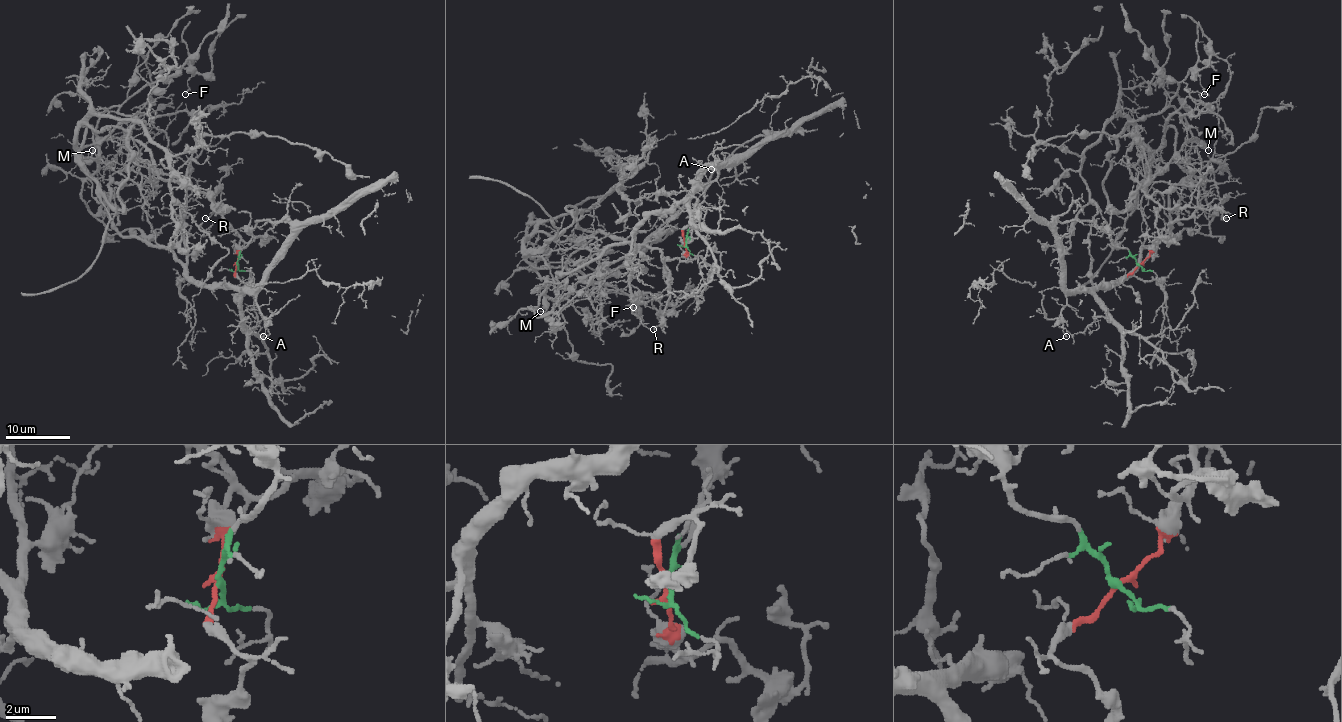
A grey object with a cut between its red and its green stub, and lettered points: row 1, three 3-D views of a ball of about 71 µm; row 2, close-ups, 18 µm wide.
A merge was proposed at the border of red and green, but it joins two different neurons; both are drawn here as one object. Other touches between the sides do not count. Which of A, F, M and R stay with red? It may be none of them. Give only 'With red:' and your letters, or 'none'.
With red: F, M, R

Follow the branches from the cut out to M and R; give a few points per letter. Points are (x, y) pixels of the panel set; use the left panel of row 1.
M: (238, 263), (238, 233), (209, 196), (188, 189), (170, 175), (156, 173), (117, 138), (101, 139), (91, 151)
R: (238, 263), (240, 236), (216, 209), (222, 207), (206, 218)

